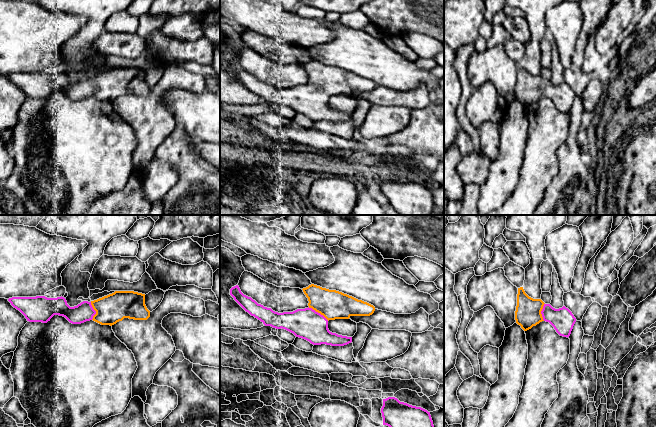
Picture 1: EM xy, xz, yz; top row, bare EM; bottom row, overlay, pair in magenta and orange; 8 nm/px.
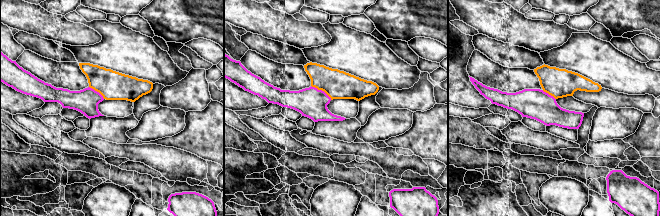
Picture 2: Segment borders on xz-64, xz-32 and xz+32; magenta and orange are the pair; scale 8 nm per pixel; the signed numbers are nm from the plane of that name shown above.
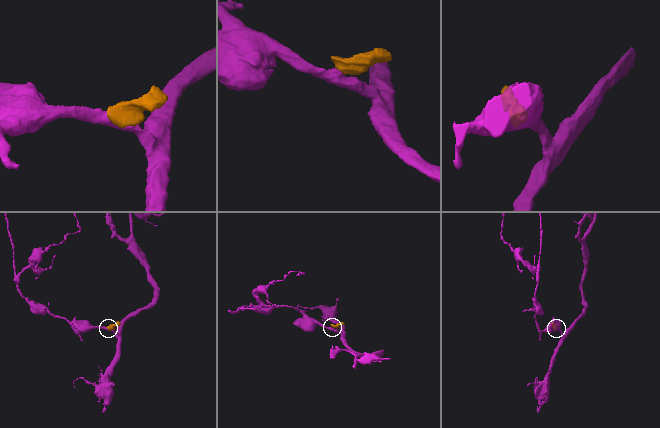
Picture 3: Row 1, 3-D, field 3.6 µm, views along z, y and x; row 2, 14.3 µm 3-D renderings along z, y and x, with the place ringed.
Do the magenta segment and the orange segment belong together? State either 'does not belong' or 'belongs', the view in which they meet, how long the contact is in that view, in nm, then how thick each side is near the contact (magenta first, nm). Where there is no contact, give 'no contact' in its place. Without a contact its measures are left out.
belongs; contact in xz; length 200 nm; calibres 240 and 240 nm

